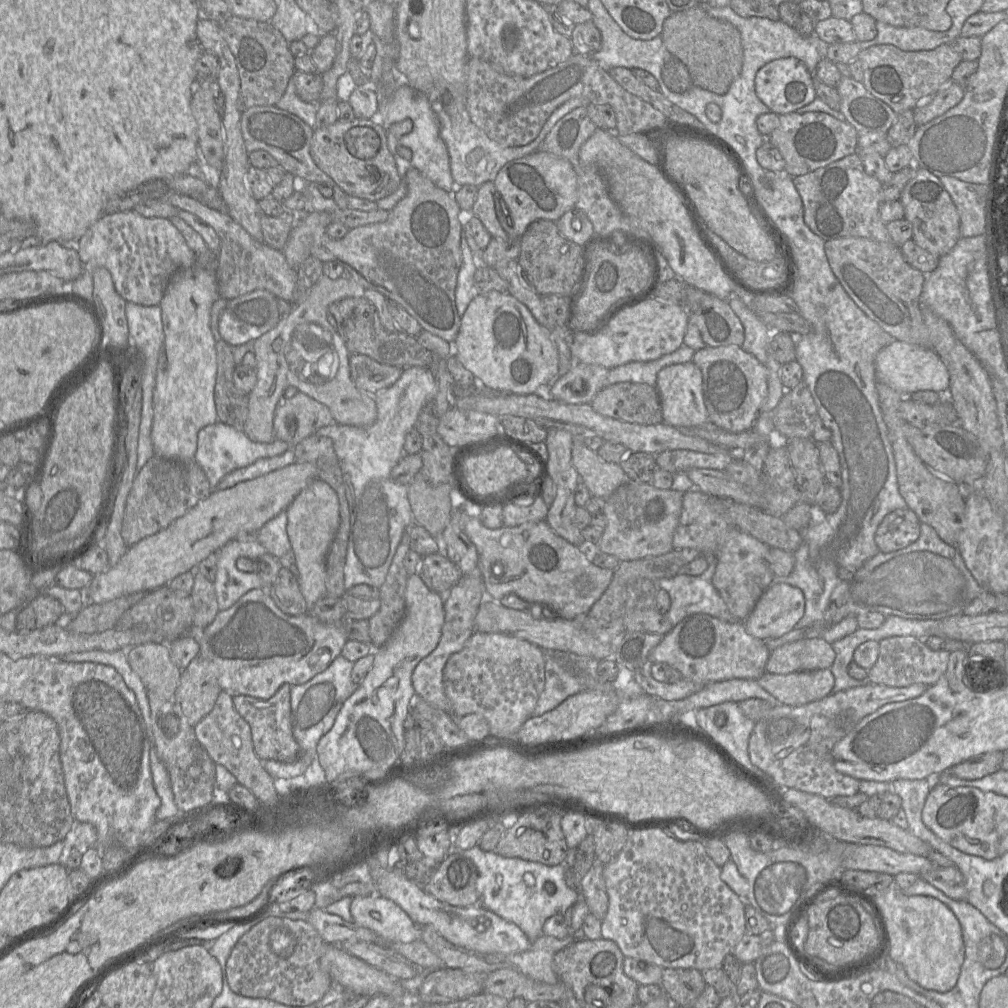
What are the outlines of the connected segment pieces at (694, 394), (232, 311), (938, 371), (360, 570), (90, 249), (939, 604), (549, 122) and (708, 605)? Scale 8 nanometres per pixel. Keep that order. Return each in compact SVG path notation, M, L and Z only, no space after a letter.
M692 361L673 364L661 369L656 389L660 397L663 422L678 429L688 429L709 421L703 397L703 380L700 368Z
M254 290L227 300L218 322L221 338L231 346L253 343L279 322L277 299L267 290Z
M895 340L877 353L874 367L876 381L902 395L910 395L920 390L931 390L943 395L950 386L950 375L942 359L933 350L915 344Z
M404 368L400 378L389 388L374 395L377 418L367 427L333 423L316 431L316 435L332 440L345 484L350 511L349 535L344 586L346 591L358 584L378 590L384 583L396 549L405 531L414 524L408 499L408 485L391 479L392 469L405 455L406 434L416 425L421 410L433 403L437 383L429 368Z
M134 210L105 213L78 239L78 254L84 269L106 268L116 291L126 301L144 306L159 305L172 276L197 261L197 254L188 247L181 232L168 218L147 218Z
M920 523L920 535L915 542L890 553L878 552L854 572L852 581L840 581L831 593L821 620L767 640L766 645L772 652L787 643L822 637L828 628L845 617L864 612L880 612L886 617L941 620L963 614L964 608L983 593L983 588L966 568L956 547L944 542L931 526Z
M584 97L572 98L559 106L544 123L538 136L529 144L517 147L505 147L491 140L469 117L464 108L460 115L449 115L443 109L441 101L431 101L430 105L436 114L439 127L439 135L444 141L450 160L452 177L457 186L474 185L481 186L485 182L494 182L501 168L515 159L527 156L539 149L546 135L554 127L556 122L577 107L588 106L590 103Z
M705 555L705 557L709 566L699 576L691 576L679 573L670 578L660 578L653 581L658 589L664 589L670 595L671 606L666 615L673 626L677 625L687 616L697 613L708 614L730 623L740 621L731 614L725 601L712 583L712 578L716 569L715 555Z

